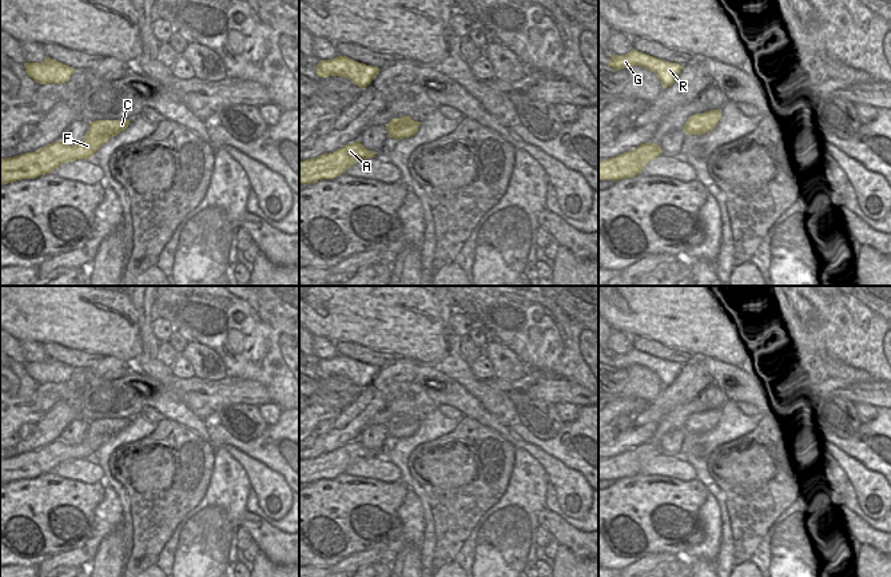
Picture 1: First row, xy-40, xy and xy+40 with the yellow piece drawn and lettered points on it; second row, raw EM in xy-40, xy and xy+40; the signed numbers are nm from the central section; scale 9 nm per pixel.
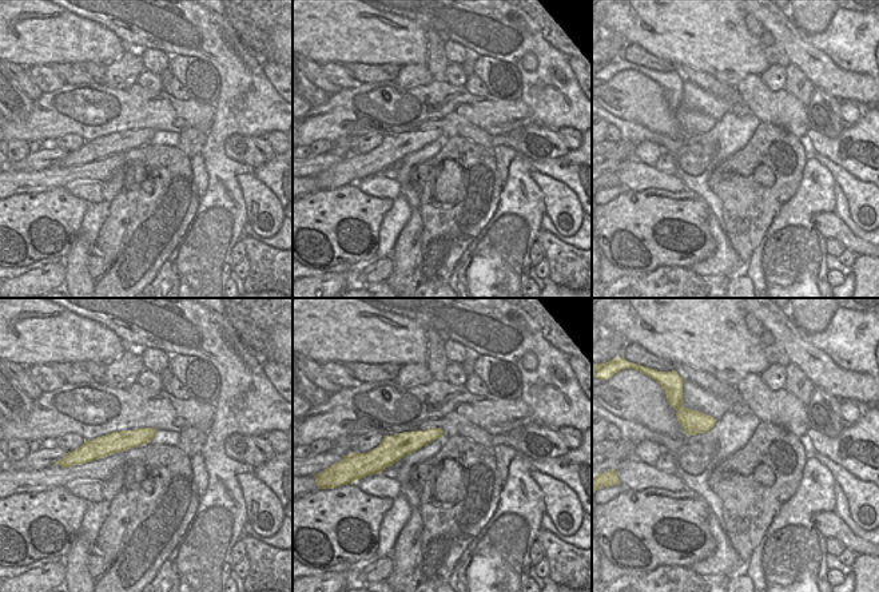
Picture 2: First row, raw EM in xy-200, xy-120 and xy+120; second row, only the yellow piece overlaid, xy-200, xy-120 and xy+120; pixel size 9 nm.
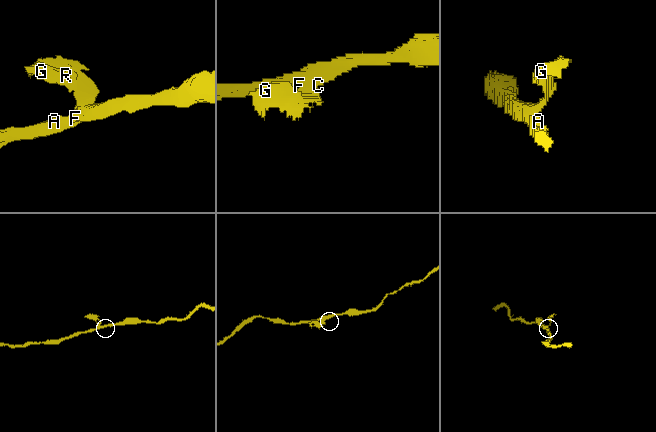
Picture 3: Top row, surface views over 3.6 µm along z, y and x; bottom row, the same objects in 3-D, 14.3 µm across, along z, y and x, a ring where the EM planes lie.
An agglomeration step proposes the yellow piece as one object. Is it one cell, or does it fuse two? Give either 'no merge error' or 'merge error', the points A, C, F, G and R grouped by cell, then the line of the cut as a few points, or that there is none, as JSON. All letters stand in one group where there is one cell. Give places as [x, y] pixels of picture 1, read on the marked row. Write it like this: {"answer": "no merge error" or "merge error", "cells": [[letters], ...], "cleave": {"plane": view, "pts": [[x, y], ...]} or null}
{"answer": "merge error", "cells": [["A", "C", "F"], ["G", "R"]], "cleave": {"plane": "xy+40", "pts": [[715, 124], [704, 124], [699, 131], [692, 132]]}}

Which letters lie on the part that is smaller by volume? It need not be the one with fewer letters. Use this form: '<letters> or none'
G, R

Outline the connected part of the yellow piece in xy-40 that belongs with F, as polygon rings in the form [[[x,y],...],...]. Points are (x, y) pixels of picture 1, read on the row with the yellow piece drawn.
[[[131,119],[90,122],[84,139],[75,146],[67,146],[59,140],[35,152],[0,159],[0,184],[21,179],[37,179],[40,175],[51,174],[63,163],[76,159],[87,160],[104,143],[124,131],[130,122]]]

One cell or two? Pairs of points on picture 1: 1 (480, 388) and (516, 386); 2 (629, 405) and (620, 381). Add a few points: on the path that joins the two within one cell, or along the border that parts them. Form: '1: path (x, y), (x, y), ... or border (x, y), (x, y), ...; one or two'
1: border (484, 381), (508, 396); two
2: border (613, 396), (640, 397), (648, 402); two

